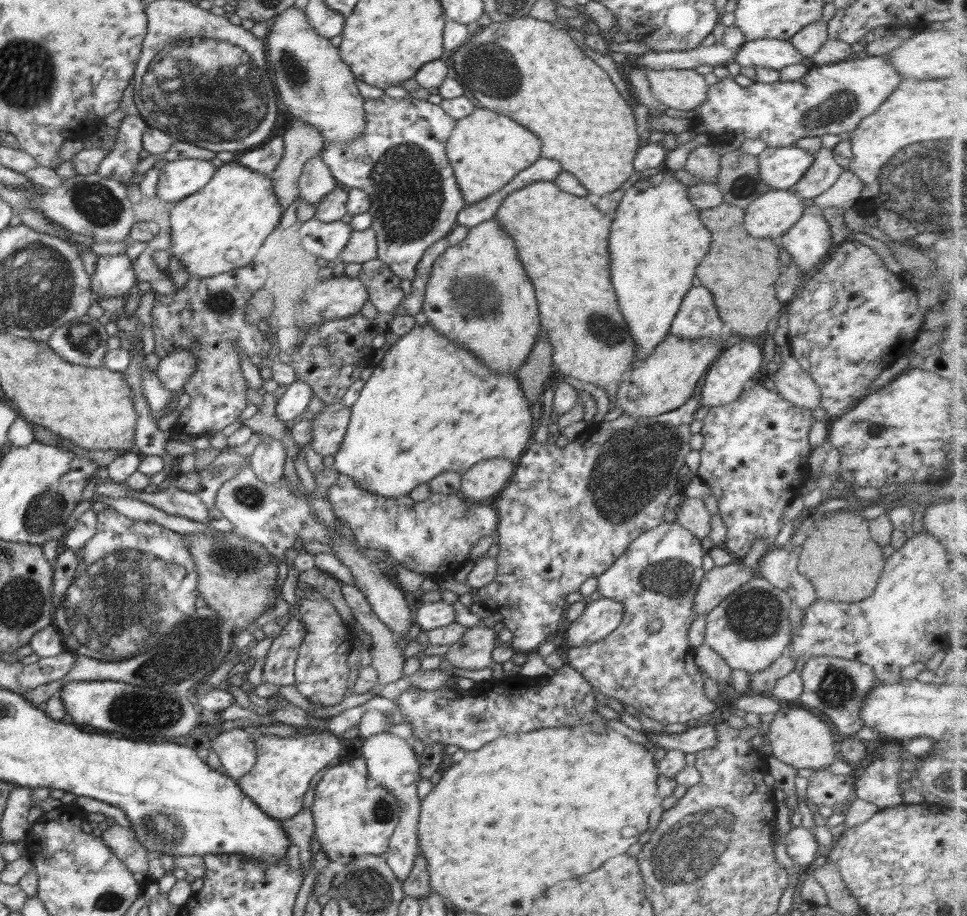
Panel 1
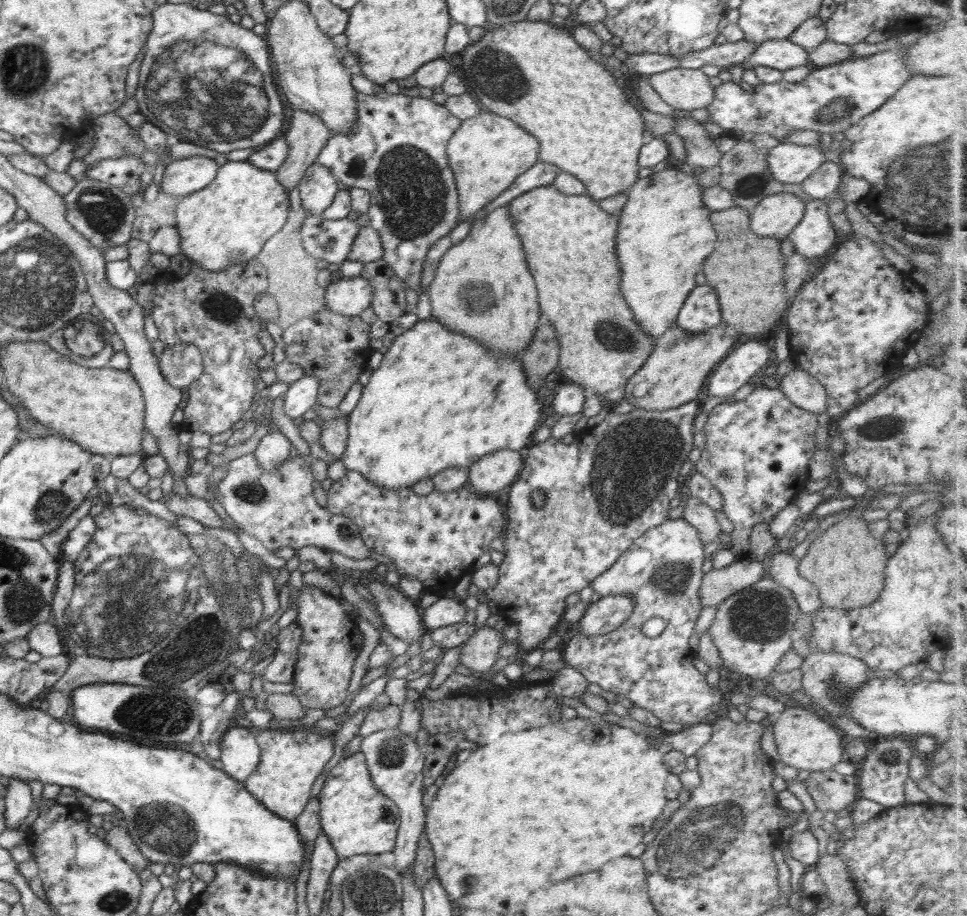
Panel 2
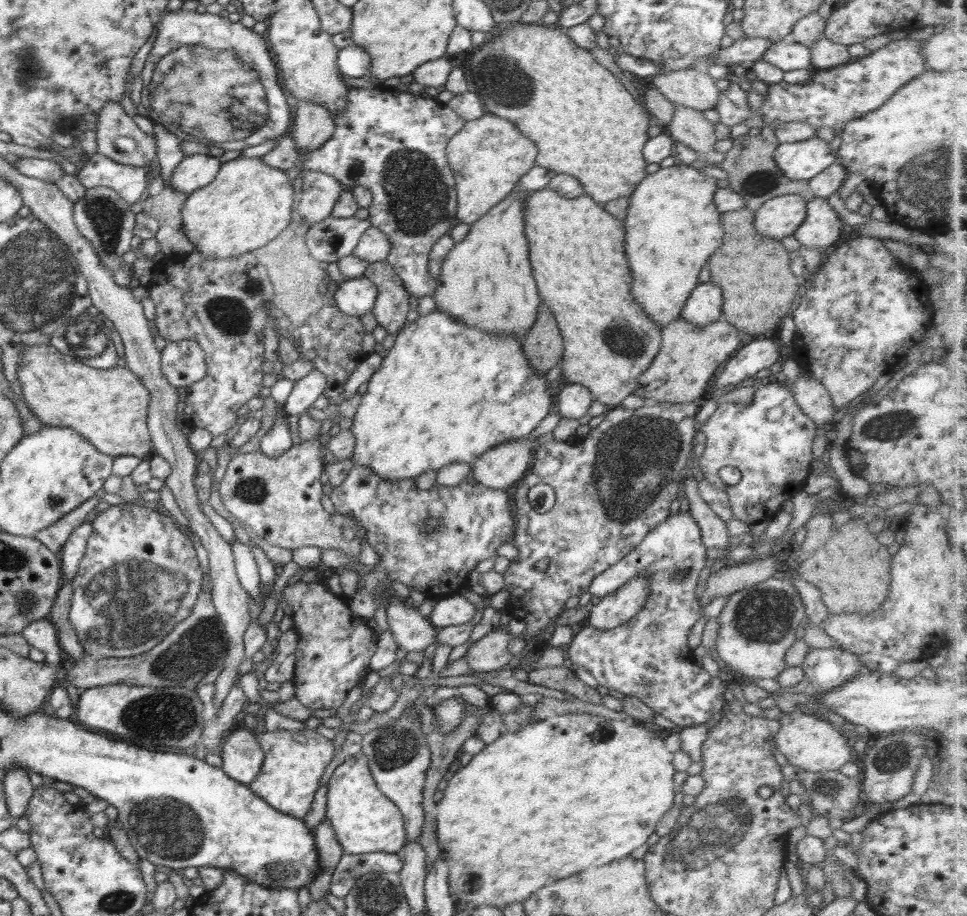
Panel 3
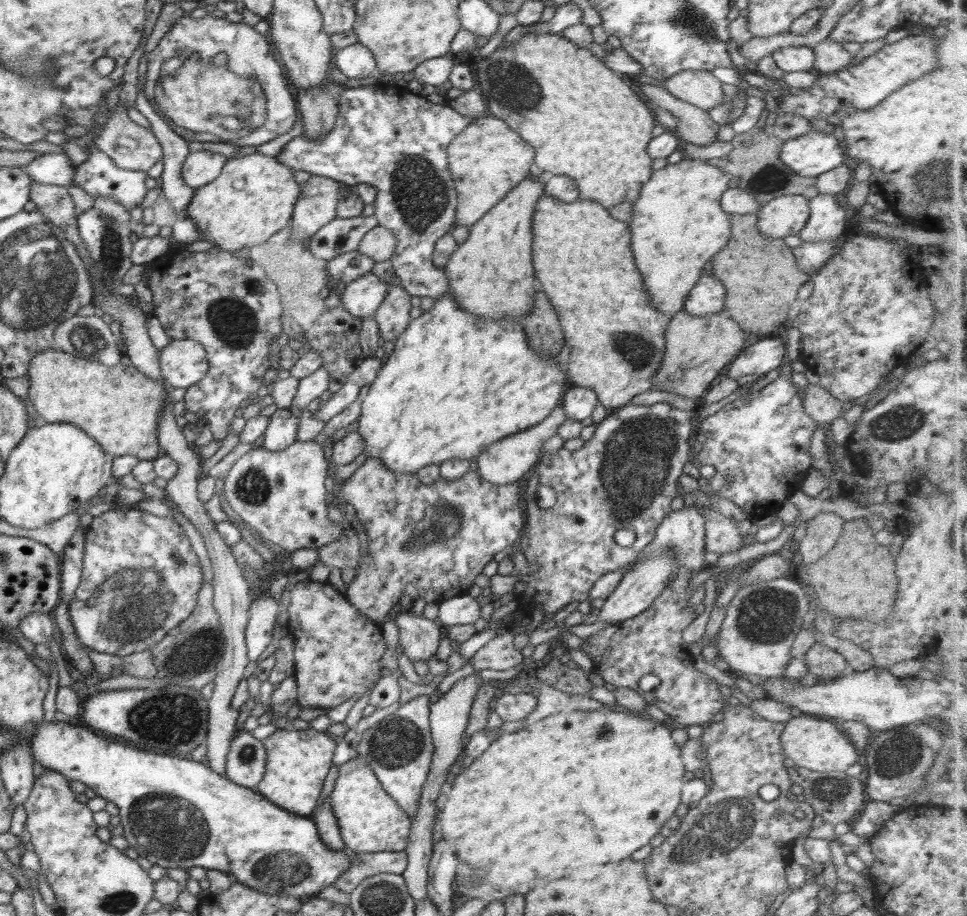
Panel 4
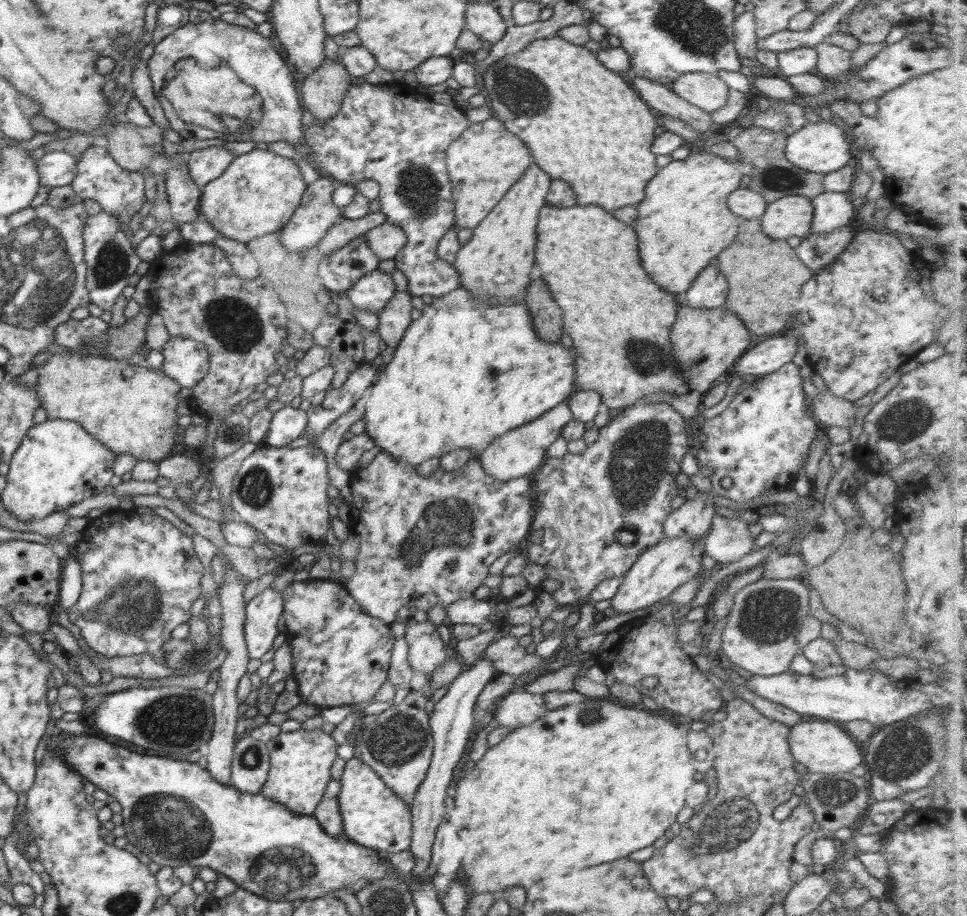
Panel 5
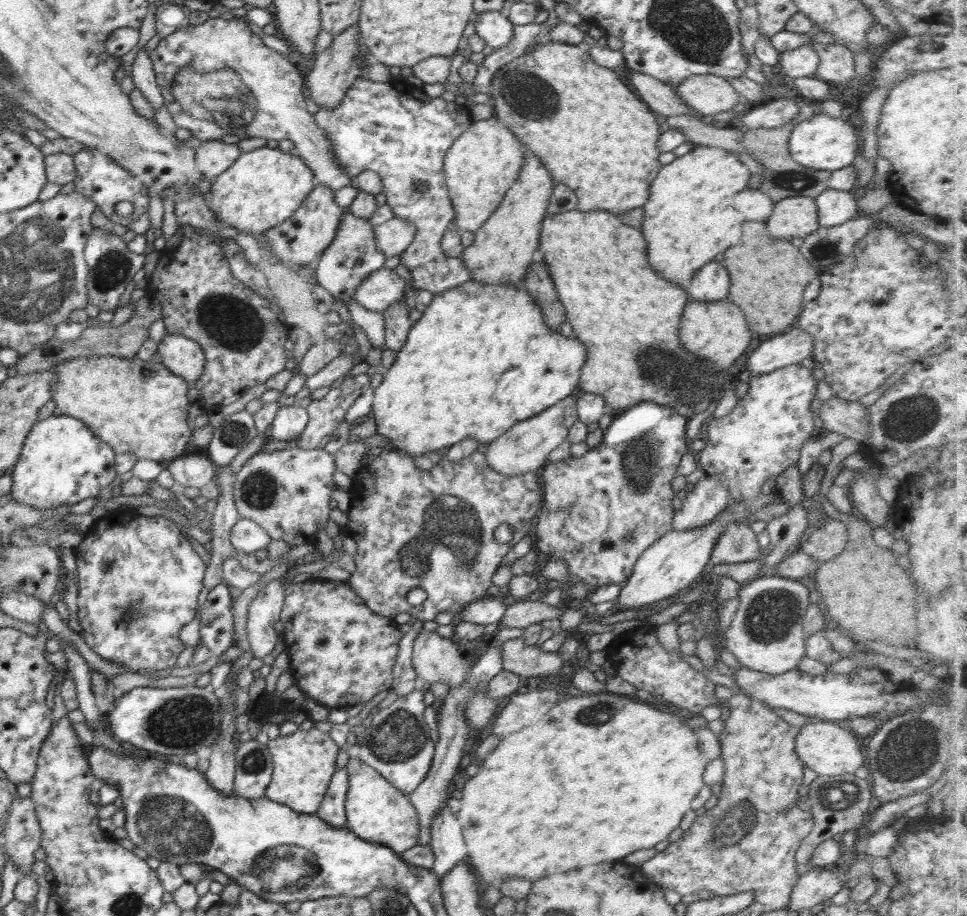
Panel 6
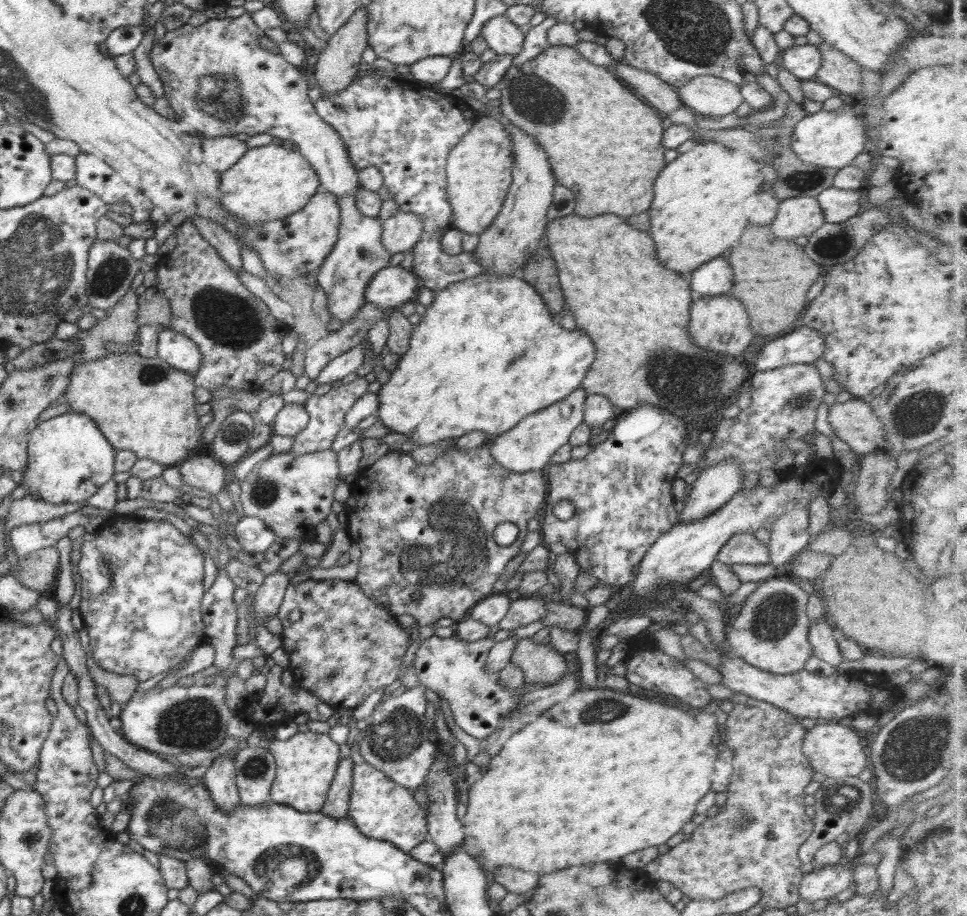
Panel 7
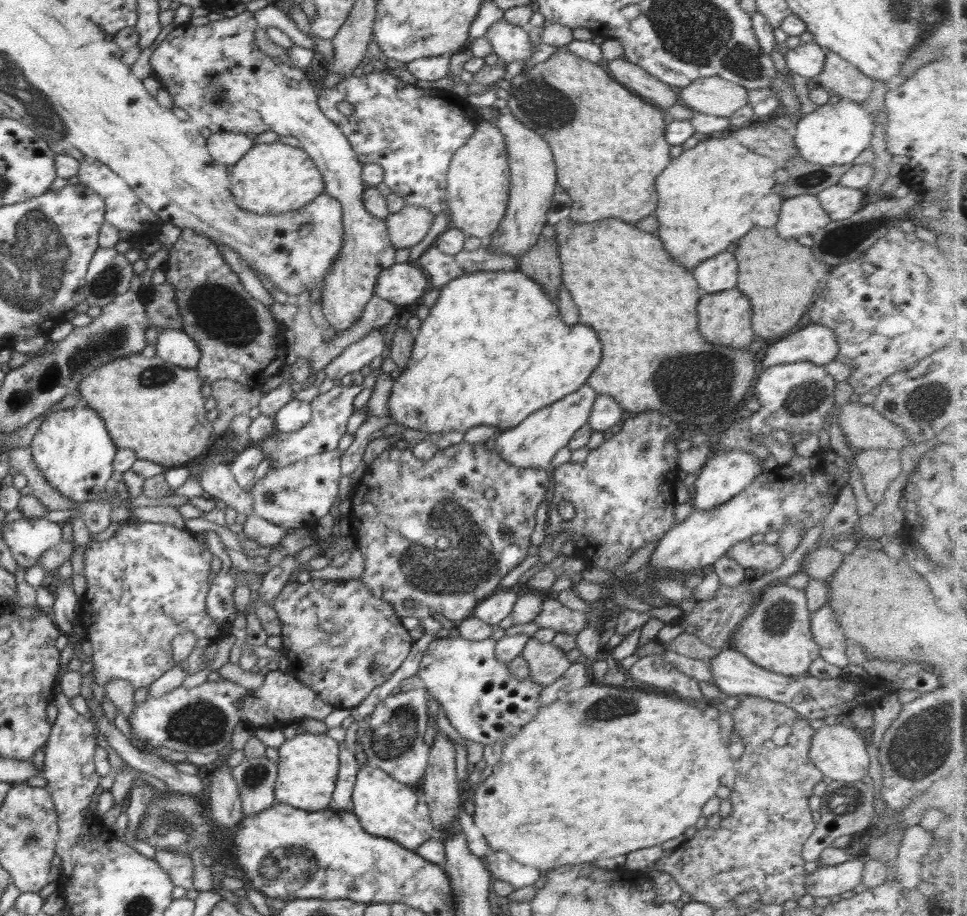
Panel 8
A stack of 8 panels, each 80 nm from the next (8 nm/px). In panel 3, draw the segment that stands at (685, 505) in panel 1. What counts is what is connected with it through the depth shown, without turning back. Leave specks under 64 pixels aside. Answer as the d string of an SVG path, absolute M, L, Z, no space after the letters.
M684 478L683 482L684 491L682 491L681 497L688 499L689 509L687 512L694 517L695 523L700 527L704 546L707 549L719 548L723 550L730 542L726 523L700 497L696 479Z

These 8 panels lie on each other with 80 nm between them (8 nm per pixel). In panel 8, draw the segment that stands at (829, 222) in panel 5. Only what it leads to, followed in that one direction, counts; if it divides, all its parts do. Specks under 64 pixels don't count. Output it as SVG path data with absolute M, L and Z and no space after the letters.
M833 185L817 195L820 206L829 214L831 220L850 218L863 207L865 190Z

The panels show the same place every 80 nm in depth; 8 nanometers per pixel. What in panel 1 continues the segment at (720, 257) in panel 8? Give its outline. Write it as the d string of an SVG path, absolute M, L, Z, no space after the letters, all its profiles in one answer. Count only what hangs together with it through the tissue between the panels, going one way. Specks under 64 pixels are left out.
M698 286L690 288L682 299L669 333L684 340L719 338L722 325L712 294L704 286Z

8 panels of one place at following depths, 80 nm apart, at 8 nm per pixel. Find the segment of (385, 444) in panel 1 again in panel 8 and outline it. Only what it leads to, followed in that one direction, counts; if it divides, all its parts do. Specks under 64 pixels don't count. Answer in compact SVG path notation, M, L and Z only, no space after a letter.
M520 270L514 271L484 271L470 273L450 282L441 289L436 303L429 308L429 314L421 322L420 329L413 339L413 349L409 363L403 368L397 379L393 380L388 400L388 412L396 424L402 424L410 430L422 431L427 434L434 432L458 431L465 433L476 426L497 426L497 428L514 428L530 414L562 400L568 394L573 394L585 384L590 373L600 364L602 345L595 330L582 323L566 325L562 321L558 300L553 300L543 288Z

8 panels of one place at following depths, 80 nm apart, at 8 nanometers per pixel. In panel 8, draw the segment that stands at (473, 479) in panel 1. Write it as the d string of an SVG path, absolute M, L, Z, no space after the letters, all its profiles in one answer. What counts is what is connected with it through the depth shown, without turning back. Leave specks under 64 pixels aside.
M582 385L573 394L568 394L562 400L533 412L518 426L502 431L498 438L494 440L494 450L506 462L518 468L530 466L548 468L556 452L567 446L572 435L588 422L592 405L598 396L598 393L591 386Z

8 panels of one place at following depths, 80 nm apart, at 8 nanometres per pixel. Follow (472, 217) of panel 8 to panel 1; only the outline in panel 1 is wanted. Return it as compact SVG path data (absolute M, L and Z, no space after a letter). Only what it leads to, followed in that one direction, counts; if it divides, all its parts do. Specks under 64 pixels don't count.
M476 107L470 116L457 120L445 144L445 153L453 168L458 190L465 204L469 205L492 196L506 187L516 174L537 162L541 158L541 142L536 134L514 119Z

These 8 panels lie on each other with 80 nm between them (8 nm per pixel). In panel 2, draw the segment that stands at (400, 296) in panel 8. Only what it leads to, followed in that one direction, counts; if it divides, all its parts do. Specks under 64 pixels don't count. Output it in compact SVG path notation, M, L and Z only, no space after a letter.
M362 276L342 277L324 290L325 306L342 316L358 317L371 306L373 288Z

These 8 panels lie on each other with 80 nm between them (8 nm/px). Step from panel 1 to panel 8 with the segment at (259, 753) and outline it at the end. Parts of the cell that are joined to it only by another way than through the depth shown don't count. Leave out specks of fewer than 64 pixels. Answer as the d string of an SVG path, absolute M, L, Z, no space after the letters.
M303 733L278 748L275 800L300 810L316 812L330 804L339 771L339 743L327 734Z

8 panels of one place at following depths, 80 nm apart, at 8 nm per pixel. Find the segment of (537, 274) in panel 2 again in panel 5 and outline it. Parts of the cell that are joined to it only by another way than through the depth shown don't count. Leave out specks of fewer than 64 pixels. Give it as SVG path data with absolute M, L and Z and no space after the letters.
M545 204L540 208L536 229L535 261L541 279L562 309L563 330L572 339L575 352L575 384L593 390L609 408L625 408L649 394L688 394L683 372L673 358L670 327L682 305L678 296L658 288L644 272L638 256L638 237L632 226L596 205L568 208Z

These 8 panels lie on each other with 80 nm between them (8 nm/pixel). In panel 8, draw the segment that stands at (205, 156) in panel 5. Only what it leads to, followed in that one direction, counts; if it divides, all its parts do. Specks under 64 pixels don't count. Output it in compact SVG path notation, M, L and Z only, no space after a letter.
M239 133L206 134L210 157L226 166L237 164L254 146L254 140Z

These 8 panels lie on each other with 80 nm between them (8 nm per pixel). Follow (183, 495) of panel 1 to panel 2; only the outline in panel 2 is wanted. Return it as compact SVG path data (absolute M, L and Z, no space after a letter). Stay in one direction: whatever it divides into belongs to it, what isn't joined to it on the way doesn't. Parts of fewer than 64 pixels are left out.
M172 492L169 497L160 500L179 517L190 517L208 527L223 529L221 527L223 520L218 517L216 511L206 502L205 498L196 498L192 495L182 496Z

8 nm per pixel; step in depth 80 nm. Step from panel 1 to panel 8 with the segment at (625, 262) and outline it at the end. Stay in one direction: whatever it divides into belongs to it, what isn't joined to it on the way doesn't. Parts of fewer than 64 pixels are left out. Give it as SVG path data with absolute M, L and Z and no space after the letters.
M727 132L700 137L694 148L672 159L656 178L658 204L653 212L659 222L656 235L672 261L693 269L752 230L751 208L762 196L779 192L778 170L772 159L754 154Z

